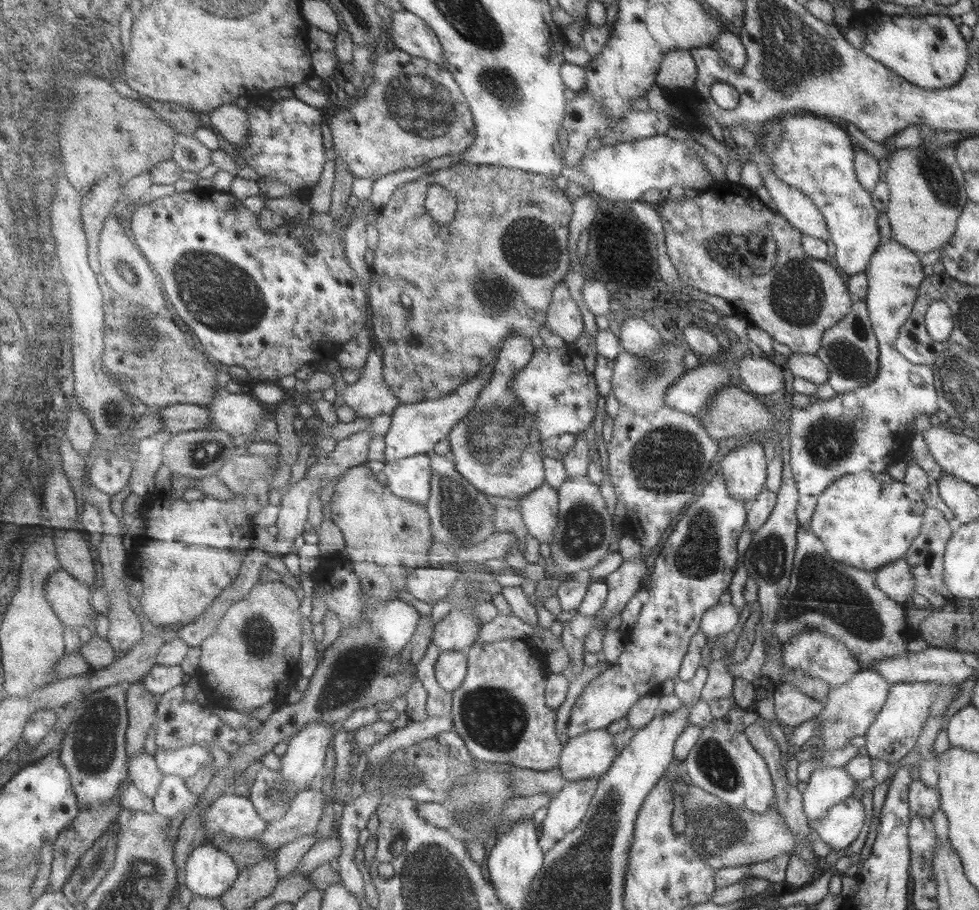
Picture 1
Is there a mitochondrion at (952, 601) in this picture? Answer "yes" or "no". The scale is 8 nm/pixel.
no

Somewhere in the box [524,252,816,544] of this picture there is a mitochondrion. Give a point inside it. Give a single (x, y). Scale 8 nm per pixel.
(655, 461)

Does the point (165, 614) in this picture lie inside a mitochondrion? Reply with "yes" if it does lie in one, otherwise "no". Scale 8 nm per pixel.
no

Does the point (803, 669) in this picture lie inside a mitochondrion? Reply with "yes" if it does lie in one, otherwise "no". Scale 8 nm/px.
no

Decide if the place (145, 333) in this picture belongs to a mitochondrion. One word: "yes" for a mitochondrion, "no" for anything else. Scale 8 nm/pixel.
yes

